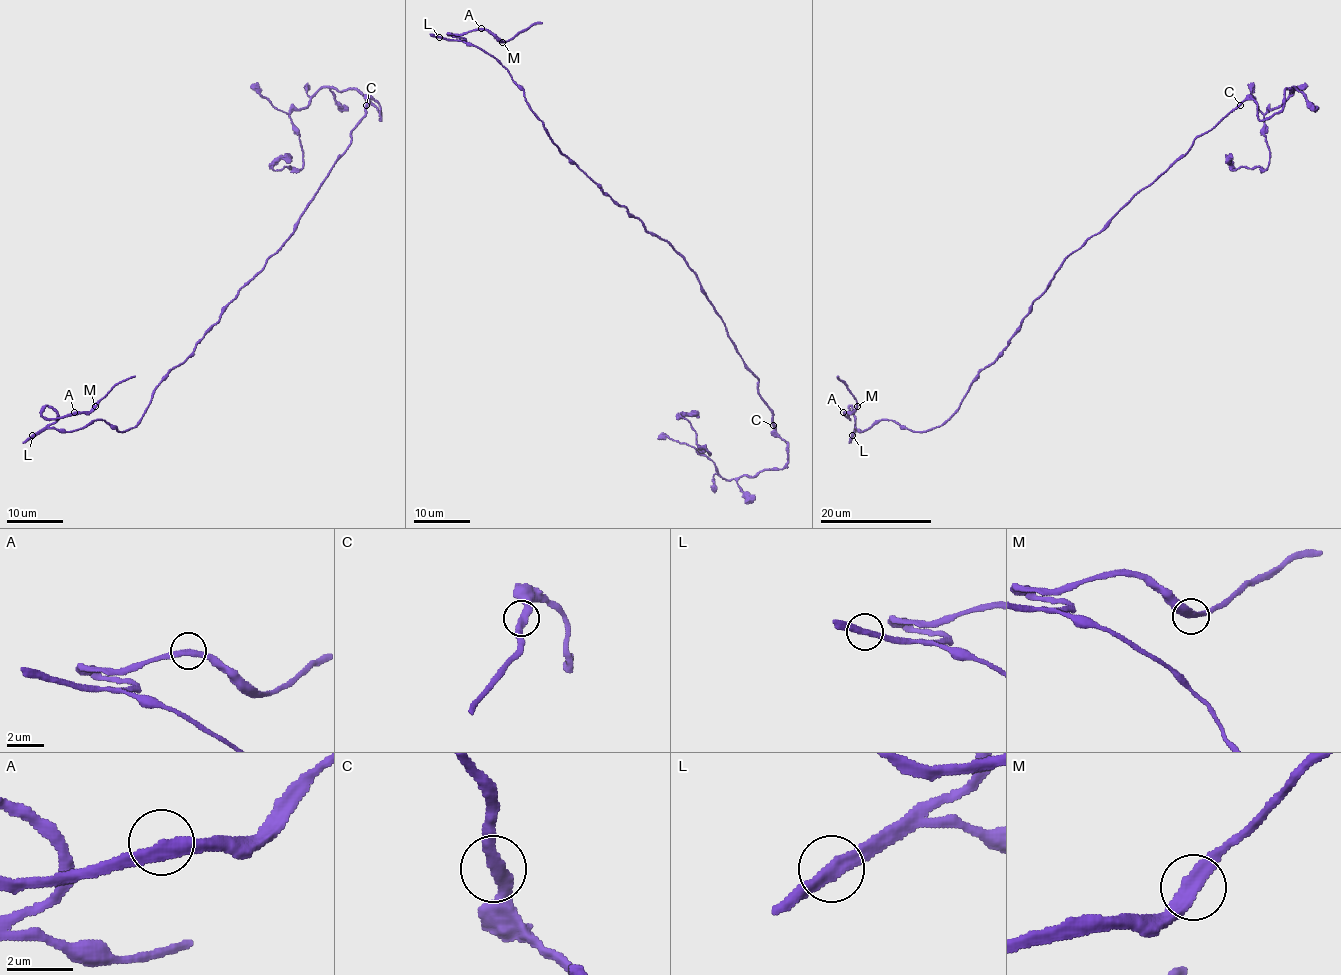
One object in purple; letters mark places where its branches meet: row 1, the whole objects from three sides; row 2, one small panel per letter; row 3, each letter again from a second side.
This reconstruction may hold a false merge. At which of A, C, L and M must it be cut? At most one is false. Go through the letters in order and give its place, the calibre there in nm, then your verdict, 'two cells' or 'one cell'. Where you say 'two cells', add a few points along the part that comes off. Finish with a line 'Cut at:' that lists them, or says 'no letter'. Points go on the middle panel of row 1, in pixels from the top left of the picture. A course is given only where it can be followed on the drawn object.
A: place (481, 28); calibre 320 nm; one cell
C: place (773, 425); calibre 320 nm; one cell
L: place (439, 37); calibre 340 nm; one cell
M: place (502, 42); calibre 360 nm; one cell
Cut at: no letter

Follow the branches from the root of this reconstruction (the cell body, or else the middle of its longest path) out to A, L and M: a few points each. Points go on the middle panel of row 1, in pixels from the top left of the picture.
A: (686, 264), (555, 146), (506, 69), (449, 34), (481, 28)
L: (686, 264), (665, 240), (651, 235), (555, 146), (524, 91), (506, 69), (475, 46), (439, 37)
M: (686, 264), (555, 146), (506, 69), (449, 34), (488, 30), (502, 42)

